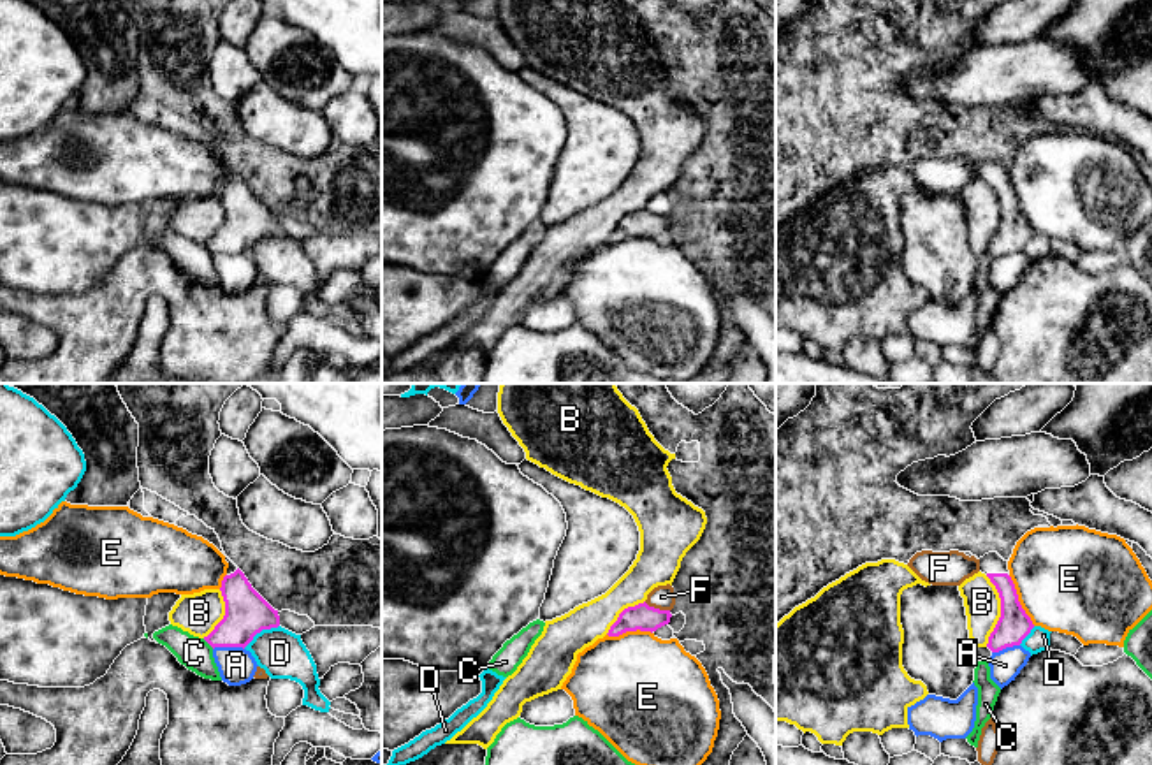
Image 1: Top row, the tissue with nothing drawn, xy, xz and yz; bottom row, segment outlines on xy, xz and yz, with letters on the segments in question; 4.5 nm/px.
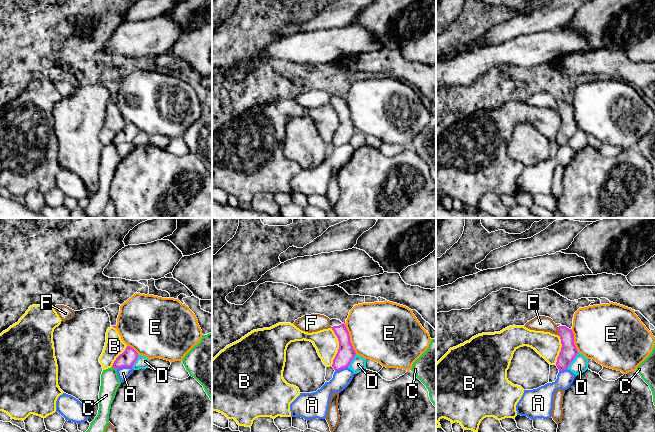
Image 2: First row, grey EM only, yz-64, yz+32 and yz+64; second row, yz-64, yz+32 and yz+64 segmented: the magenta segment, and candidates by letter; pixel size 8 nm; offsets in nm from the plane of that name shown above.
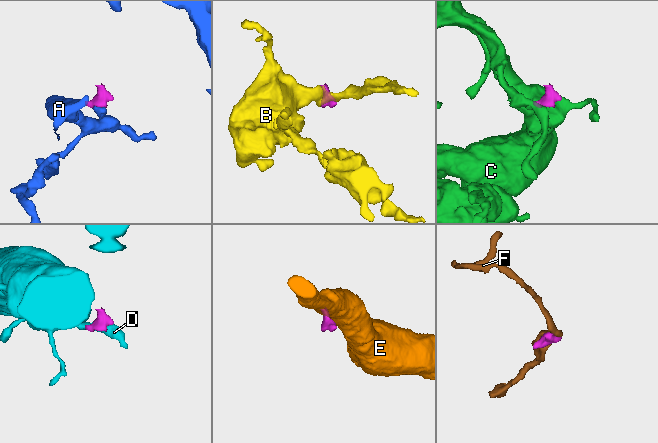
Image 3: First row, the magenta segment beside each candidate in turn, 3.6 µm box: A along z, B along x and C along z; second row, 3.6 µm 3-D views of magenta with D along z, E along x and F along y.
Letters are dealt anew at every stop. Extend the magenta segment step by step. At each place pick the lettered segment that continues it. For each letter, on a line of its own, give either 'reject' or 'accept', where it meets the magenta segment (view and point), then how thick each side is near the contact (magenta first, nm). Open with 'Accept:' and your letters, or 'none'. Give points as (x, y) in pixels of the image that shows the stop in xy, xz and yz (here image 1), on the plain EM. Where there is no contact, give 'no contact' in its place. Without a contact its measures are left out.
Accept: none
A: reject; contact xy (227, 252); calibres 200 and 170 nm
B: reject; contact yz (1001, 217); calibres 150 and 170 nm
C: reject; contact xy (208, 248); calibres 200 and 150 nm
D: reject; contact xy (261, 236); calibres 200 and 220 nm
E: reject; contact yz (1017, 206); calibres 150 and 480 nm
F: reject; contact xz (656, 215); calibres 120 and 110 nm

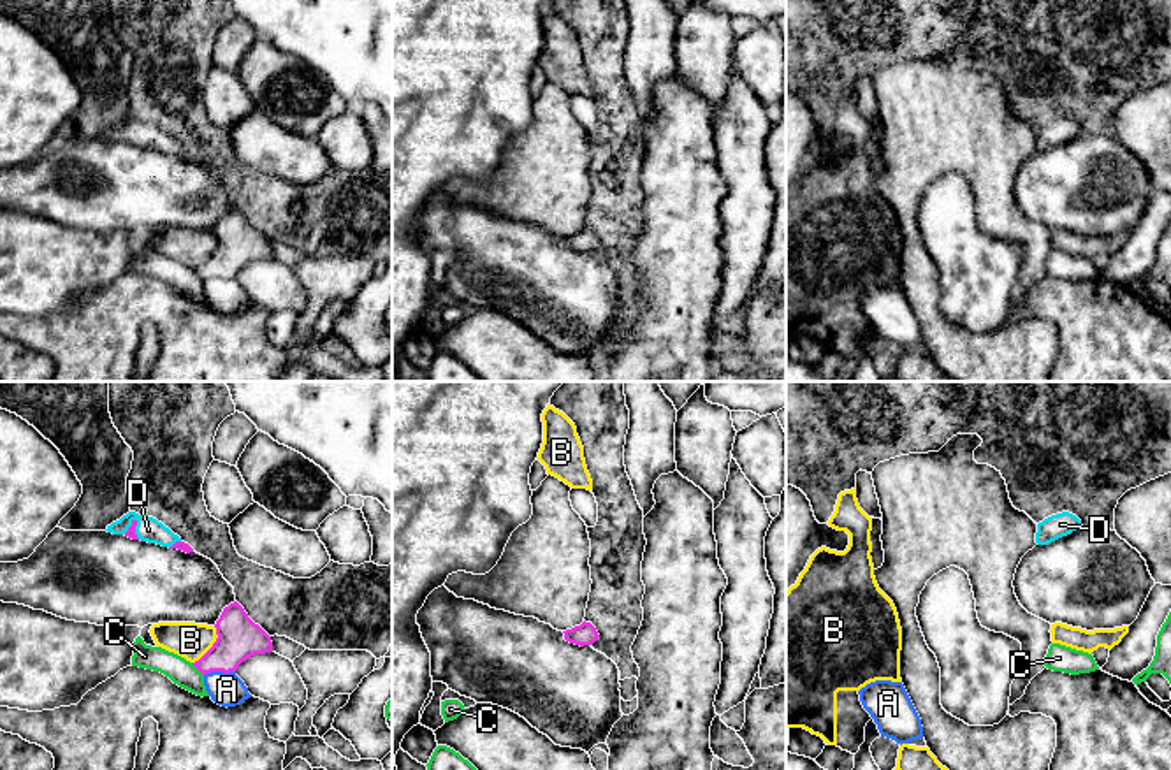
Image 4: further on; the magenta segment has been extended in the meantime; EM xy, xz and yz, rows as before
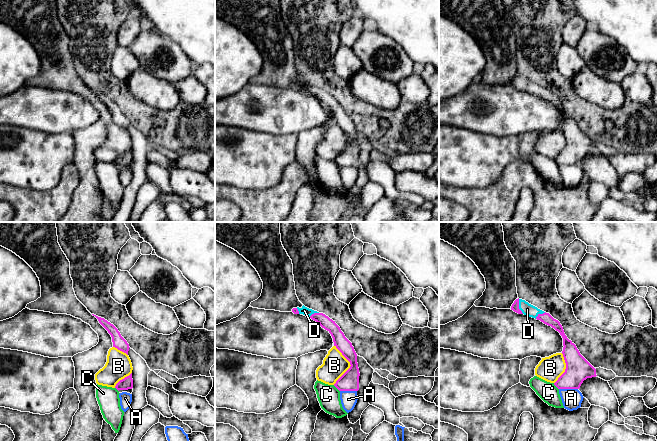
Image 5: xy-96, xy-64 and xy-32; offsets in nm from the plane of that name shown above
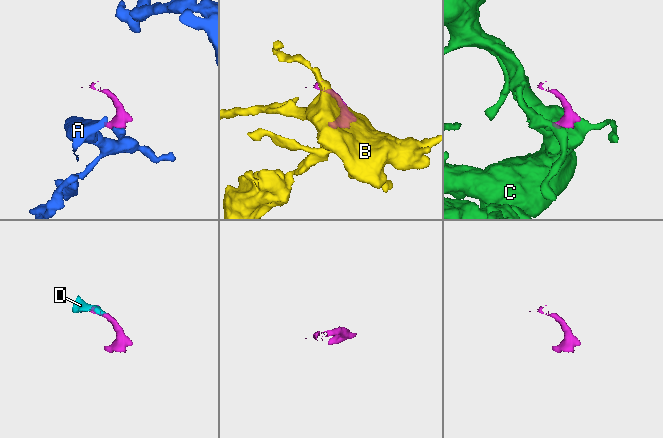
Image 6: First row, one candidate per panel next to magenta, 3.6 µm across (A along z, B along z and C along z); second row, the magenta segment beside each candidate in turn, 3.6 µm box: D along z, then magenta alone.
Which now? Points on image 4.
Accept: D
A: reject; contact xy (218, 276); calibres 190 and 160 nm
B: reject; contact xy (213, 252); calibres 190 and 170 nm
C: reject; contact xy (197, 275); calibres 190 and 120 nm
D: accept; contact xy (134, 138); calibres 50 and 110 nm

